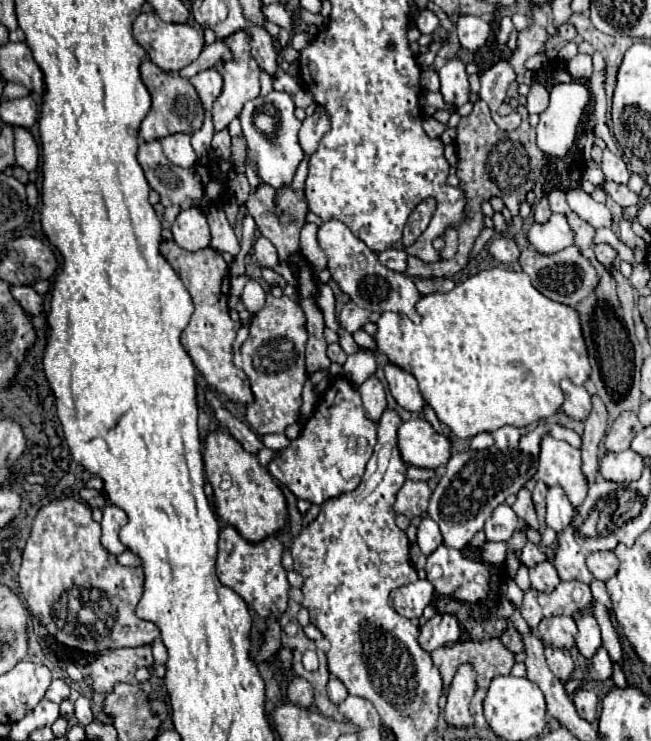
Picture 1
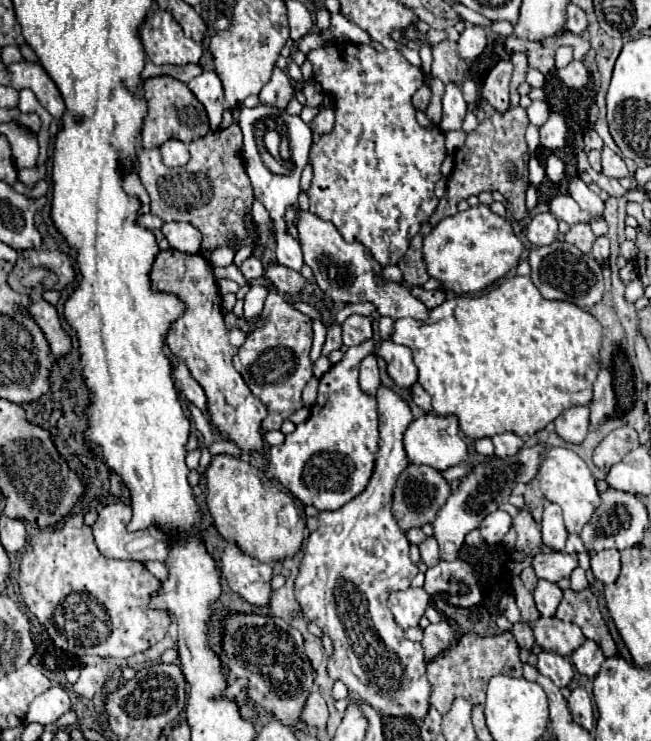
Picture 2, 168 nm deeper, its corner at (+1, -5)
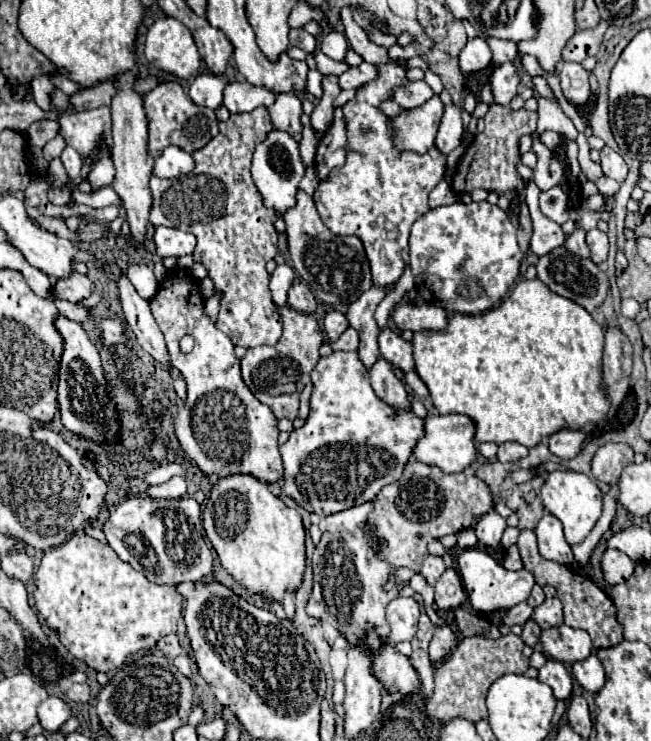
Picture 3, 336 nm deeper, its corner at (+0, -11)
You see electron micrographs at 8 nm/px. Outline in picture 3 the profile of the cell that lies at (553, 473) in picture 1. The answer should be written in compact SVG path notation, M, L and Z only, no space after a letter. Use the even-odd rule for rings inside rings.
M553 471L547 475L545 485L541 487L543 507L561 521L569 545L579 545L591 533L597 519L601 517L601 497L603 493L599 487L587 475L577 471Z

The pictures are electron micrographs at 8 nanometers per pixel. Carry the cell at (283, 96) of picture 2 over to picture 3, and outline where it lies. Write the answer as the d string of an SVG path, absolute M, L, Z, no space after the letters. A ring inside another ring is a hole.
M295 93L277 95L275 103L269 107L269 115L273 119L273 125L279 131L289 133L297 141L301 141L301 133L303 133L301 113L303 113L301 101L295 97Z

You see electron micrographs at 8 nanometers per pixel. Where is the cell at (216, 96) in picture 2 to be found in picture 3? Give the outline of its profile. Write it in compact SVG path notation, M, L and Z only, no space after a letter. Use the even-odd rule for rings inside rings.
M203 73L193 79L189 87L189 97L197 105L217 109L223 103L223 89L225 89L225 83L221 77Z

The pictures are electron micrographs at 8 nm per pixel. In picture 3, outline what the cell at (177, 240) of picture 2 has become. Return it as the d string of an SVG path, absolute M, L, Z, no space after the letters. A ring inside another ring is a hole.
M163 225L155 227L153 241L157 245L159 257L183 257L183 255L191 255L195 249L195 237L191 233Z

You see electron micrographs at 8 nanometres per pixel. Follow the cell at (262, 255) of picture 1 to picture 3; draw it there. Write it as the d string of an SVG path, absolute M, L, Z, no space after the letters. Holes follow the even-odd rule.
M295 283L295 285L289 289L289 307L295 309L295 311L301 311L301 313L315 313L317 301L315 301L315 297L313 297L313 293L309 291L307 285Z

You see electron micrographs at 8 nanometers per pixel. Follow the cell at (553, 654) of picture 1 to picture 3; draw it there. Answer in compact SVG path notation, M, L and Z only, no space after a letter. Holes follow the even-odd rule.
M547 659L547 663L539 669L539 679L547 683L557 699L569 699L573 689L571 671L557 659Z

